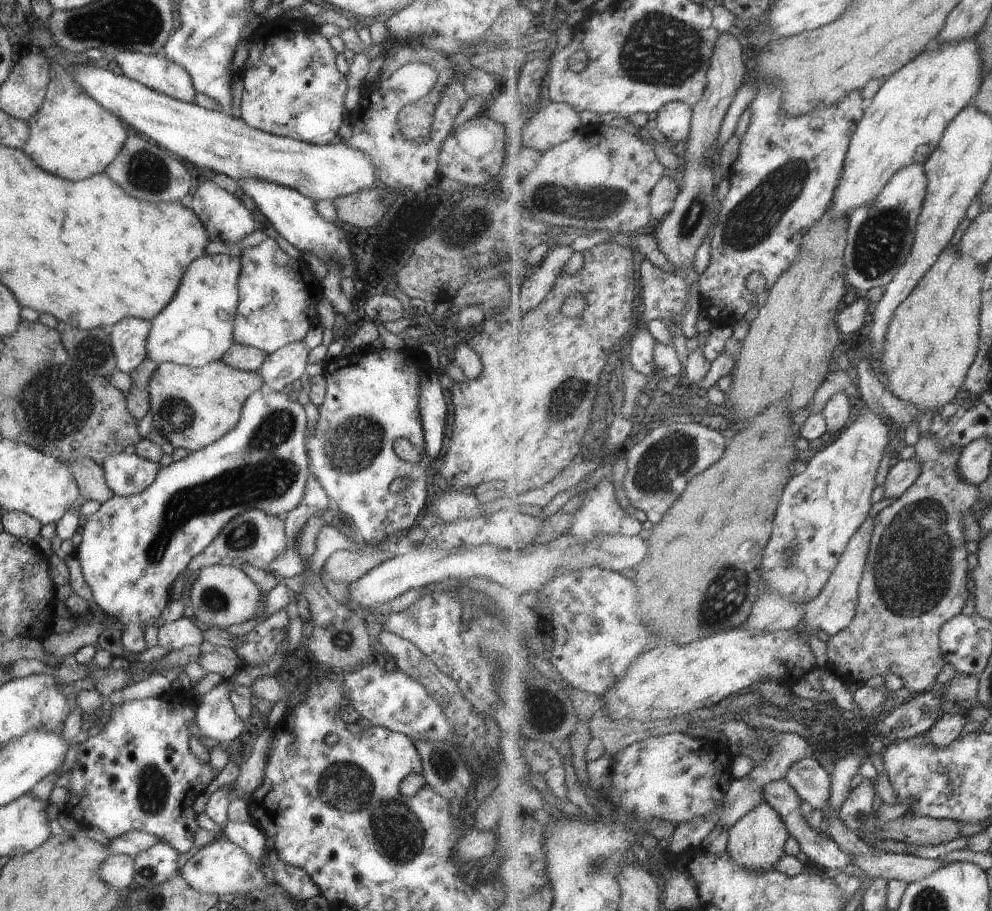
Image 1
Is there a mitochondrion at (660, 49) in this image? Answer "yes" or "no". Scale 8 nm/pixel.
yes

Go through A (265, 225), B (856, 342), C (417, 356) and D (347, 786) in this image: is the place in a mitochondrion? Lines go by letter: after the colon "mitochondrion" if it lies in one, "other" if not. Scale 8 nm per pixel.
A: other
B: other
C: other
D: mitochondrion

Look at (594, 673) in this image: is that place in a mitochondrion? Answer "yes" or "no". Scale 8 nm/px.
no

